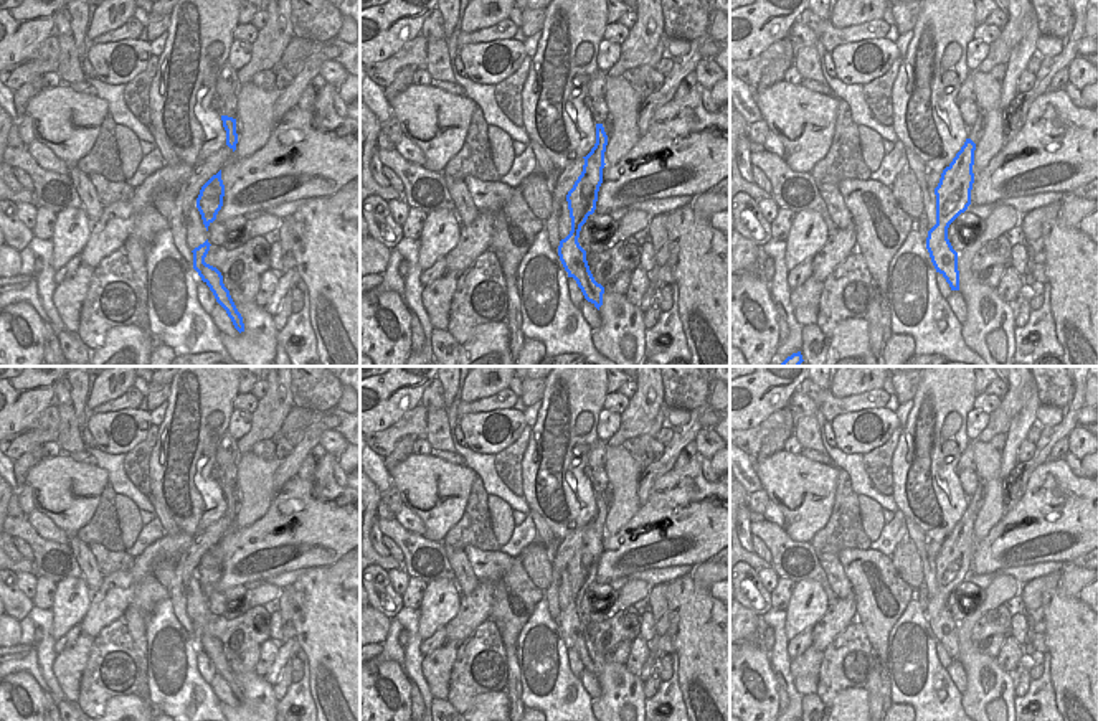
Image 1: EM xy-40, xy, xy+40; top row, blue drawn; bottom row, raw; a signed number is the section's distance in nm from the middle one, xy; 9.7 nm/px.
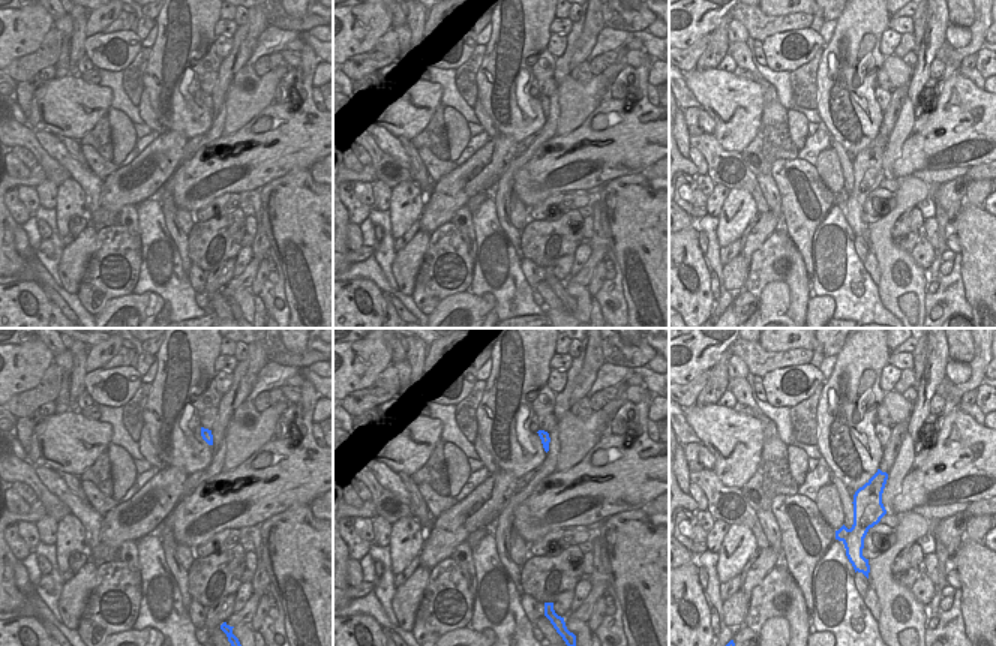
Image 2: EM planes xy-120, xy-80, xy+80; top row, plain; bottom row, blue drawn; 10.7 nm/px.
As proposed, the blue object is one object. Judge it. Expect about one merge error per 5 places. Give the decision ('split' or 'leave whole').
split

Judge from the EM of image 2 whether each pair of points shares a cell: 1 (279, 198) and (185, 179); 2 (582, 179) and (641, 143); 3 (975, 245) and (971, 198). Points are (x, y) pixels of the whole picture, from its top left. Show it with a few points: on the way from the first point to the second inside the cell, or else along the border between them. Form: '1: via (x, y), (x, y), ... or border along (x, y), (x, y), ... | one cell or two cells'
1: border along (291, 170), (270, 180), (261, 189) | two cells
2: via (597, 170), (617, 150), (626, 146) | one cell
3: border along (980, 206), (963, 209) | two cells

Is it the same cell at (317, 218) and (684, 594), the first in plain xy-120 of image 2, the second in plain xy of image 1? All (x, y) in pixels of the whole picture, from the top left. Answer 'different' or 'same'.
same

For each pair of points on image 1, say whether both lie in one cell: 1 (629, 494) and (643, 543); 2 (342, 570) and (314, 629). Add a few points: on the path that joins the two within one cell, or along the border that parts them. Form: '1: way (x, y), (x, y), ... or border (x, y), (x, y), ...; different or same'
1: border (641, 507), (615, 533), (608, 535); different
2: border (326, 568), (326, 576), (340, 586); different

